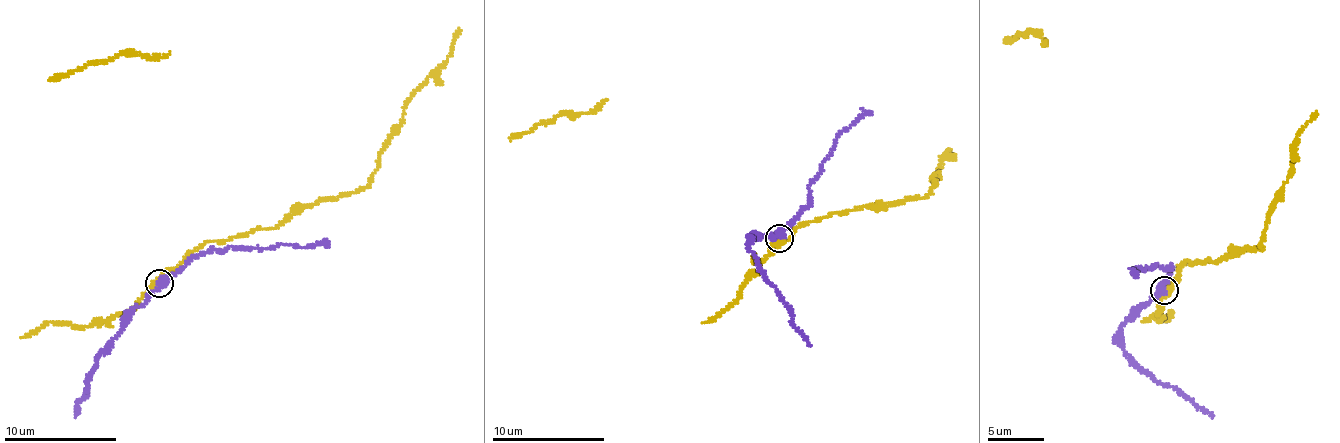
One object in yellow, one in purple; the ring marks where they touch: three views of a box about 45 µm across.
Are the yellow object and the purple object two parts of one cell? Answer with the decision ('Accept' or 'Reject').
Reject

